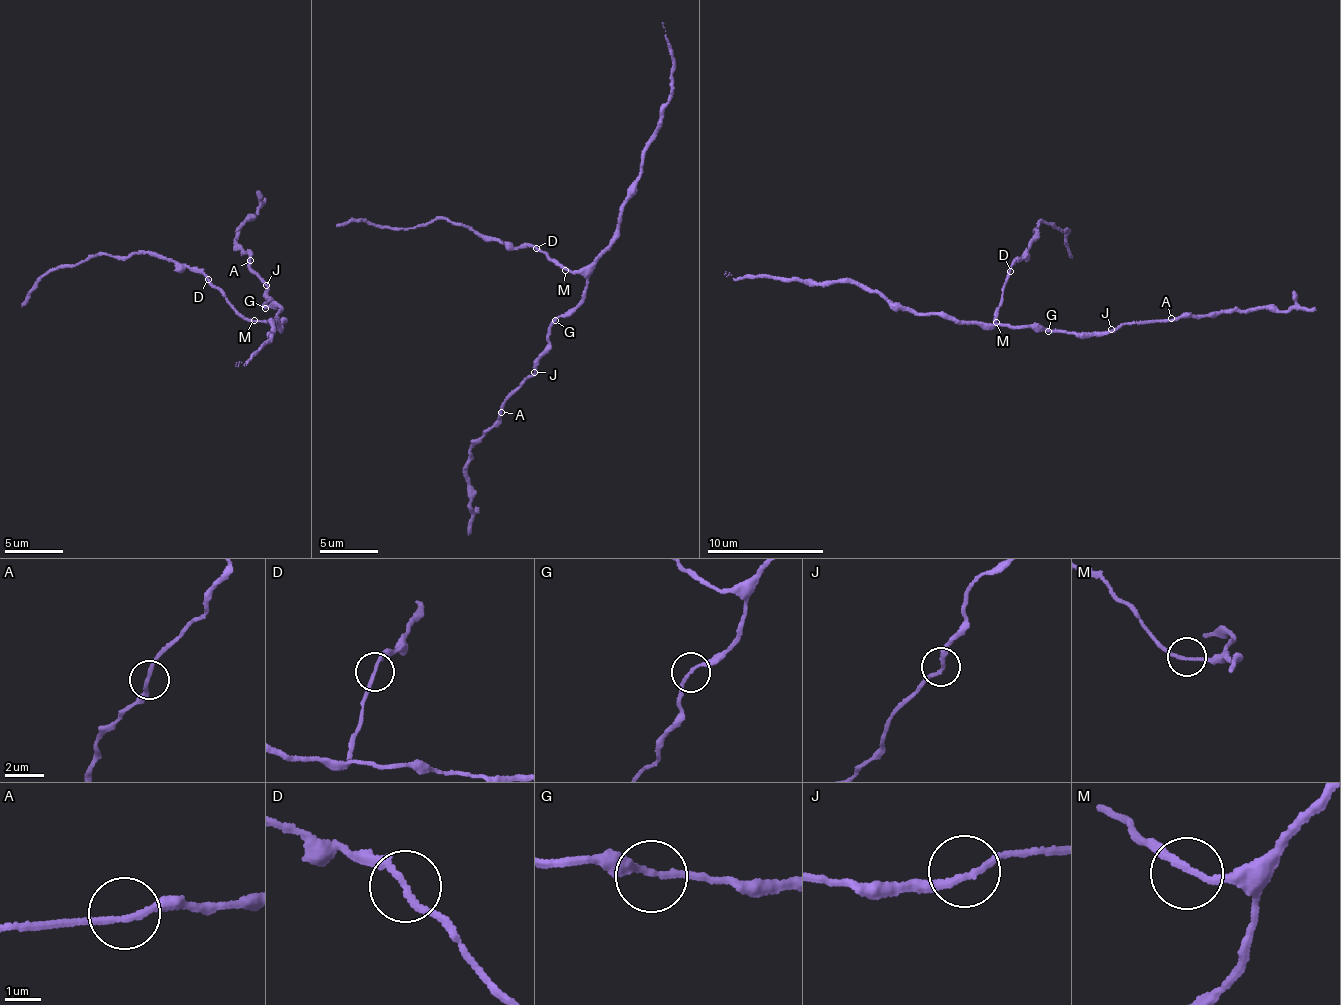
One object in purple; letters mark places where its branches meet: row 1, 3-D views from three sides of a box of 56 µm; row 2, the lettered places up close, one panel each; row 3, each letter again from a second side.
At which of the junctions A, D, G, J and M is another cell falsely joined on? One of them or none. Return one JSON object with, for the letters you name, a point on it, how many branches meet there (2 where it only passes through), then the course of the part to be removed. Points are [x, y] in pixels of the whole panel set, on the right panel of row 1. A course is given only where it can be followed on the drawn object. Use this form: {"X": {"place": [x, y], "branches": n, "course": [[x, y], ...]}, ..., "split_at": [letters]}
{"split_at": []}

